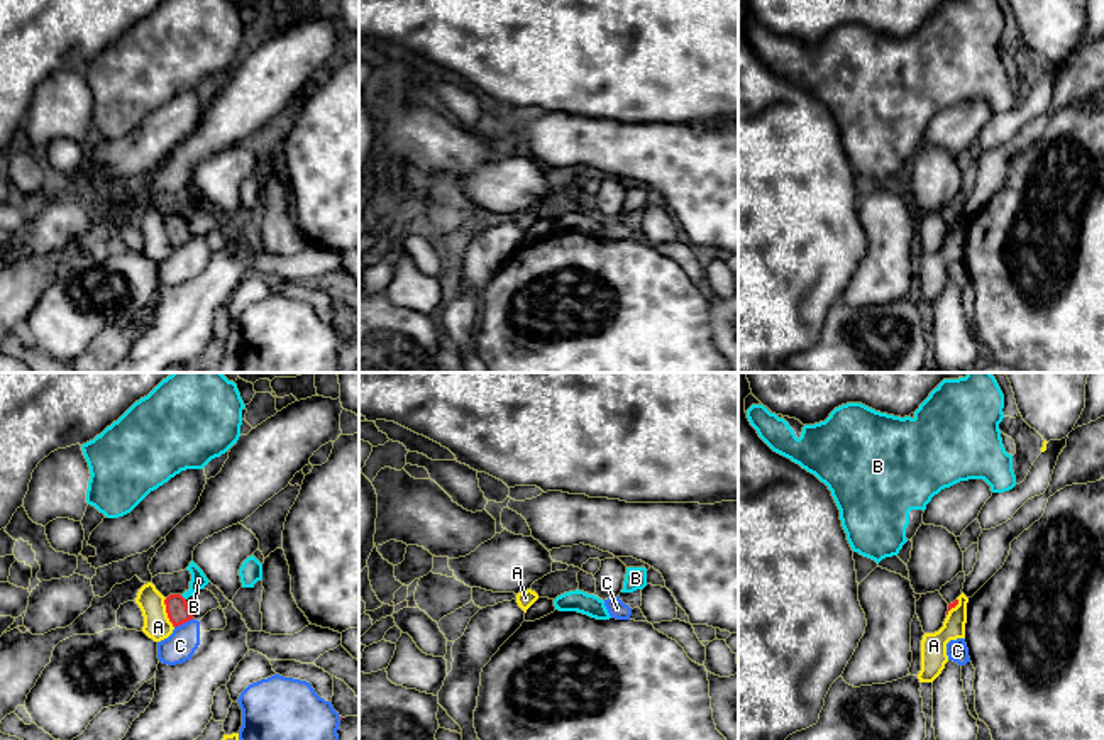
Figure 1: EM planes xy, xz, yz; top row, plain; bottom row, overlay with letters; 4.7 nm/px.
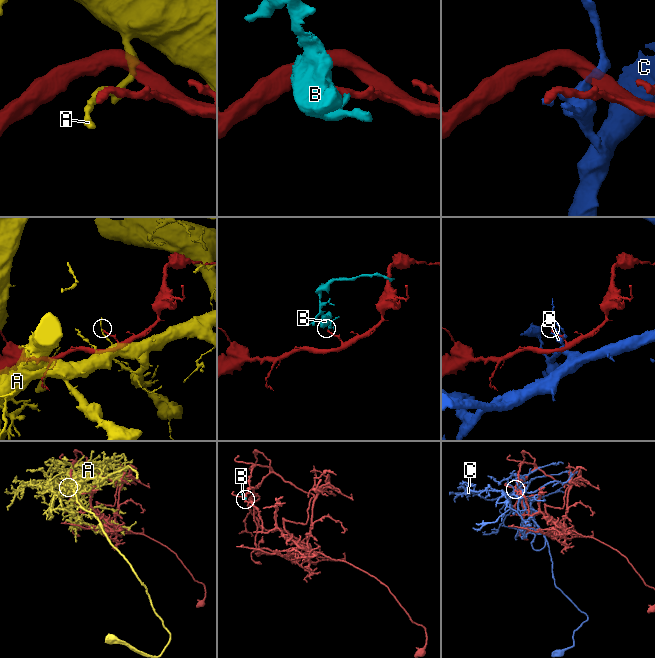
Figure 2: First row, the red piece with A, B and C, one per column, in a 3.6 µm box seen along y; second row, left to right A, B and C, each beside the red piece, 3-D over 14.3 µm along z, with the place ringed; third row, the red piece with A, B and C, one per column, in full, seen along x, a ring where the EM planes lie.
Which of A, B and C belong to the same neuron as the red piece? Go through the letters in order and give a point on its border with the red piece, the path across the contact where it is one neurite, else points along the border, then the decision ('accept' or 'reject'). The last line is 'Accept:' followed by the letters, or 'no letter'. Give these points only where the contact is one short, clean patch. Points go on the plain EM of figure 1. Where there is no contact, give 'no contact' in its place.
A: contact xy (166, 232); reject
B: contact xy (183, 219); border xy (180, 215), (185, 220); reject
C: contact xy (183, 242); reject
Accept: no letter

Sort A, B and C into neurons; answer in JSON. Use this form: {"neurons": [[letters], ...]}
{"neurons": [["A"], ["B"], ["C"]]}

